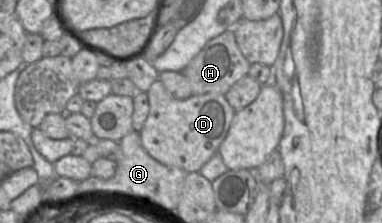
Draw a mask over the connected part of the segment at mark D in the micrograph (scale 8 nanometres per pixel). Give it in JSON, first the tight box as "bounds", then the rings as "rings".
{"bounds":[139,80,236,173],"rings":[[[156,80],[147,91],[149,114],[139,135],[143,148],[159,163],[186,173],[199,172],[217,152],[227,136],[236,111],[221,94],[193,95],[184,100],[173,98],[163,83]]]}

